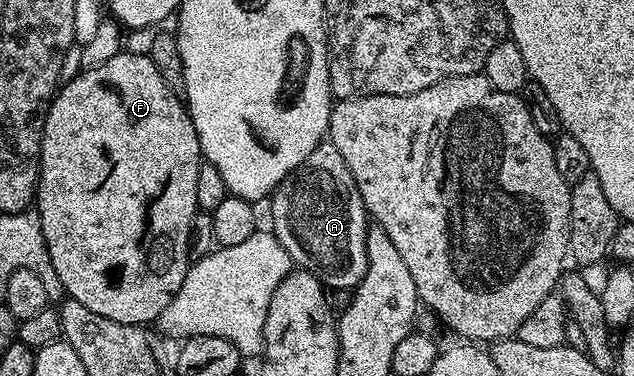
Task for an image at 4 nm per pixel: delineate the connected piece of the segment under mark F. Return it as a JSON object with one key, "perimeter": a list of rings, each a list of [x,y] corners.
{"perimeter":[[[122,50],[117,56],[110,58],[110,62],[102,62],[93,68],[84,68],[81,73],[81,76],[74,77],[69,84],[67,81],[67,83],[57,91],[51,106],[48,107],[48,113],[44,119],[42,138],[40,139],[40,181],[36,183],[34,210],[40,216],[40,221],[42,222],[42,234],[46,238],[46,250],[50,254],[50,262],[54,262],[54,270],[58,274],[60,285],[64,288],[65,293],[67,293],[71,299],[81,303],[86,309],[93,311],[94,314],[101,315],[104,318],[113,319],[114,322],[148,326],[151,325],[151,320],[152,323],[159,321],[162,310],[166,310],[166,306],[174,298],[174,294],[178,294],[178,290],[182,286],[182,278],[186,278],[186,274],[188,273],[188,265],[190,263],[188,243],[192,237],[192,223],[194,222],[194,218],[198,211],[196,207],[196,203],[198,202],[198,170],[202,163],[198,134],[194,130],[194,122],[188,116],[188,109],[185,101],[181,99],[181,97],[174,95],[170,90],[170,86],[166,86],[166,82],[162,82],[162,74],[158,74],[158,70],[154,70],[154,62],[150,57],[139,56],[133,52]]]}

